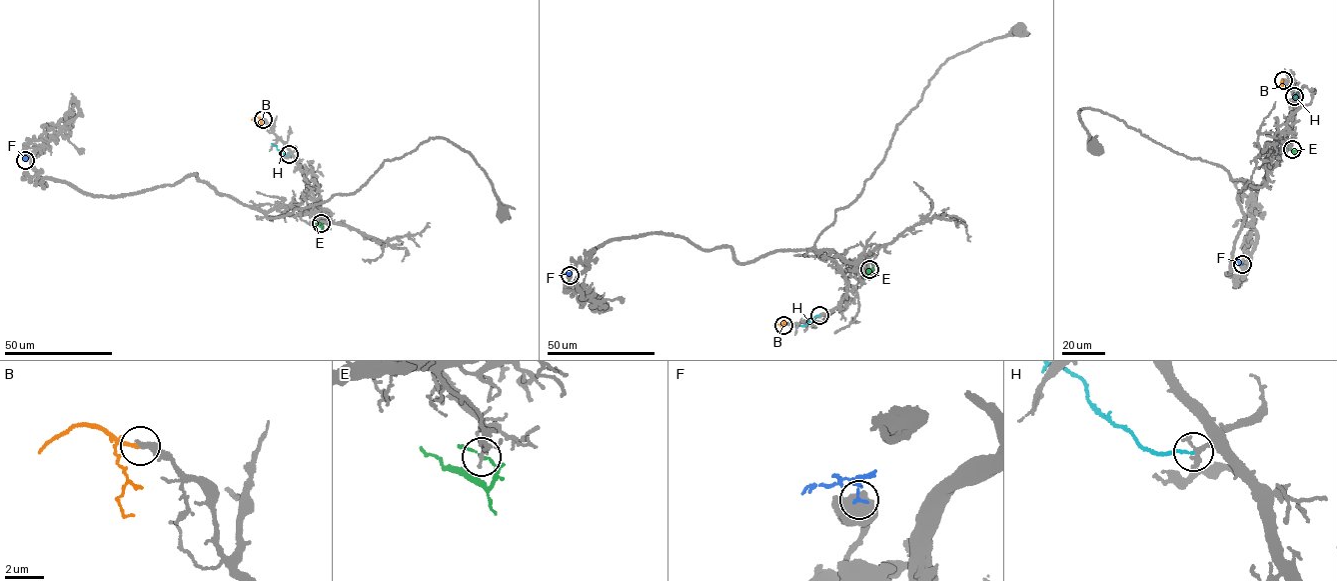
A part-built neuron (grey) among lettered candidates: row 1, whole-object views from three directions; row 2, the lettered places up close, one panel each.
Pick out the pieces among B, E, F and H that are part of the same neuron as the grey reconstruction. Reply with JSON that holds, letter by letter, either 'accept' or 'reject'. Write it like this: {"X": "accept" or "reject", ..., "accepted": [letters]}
{"B": "accept", "E": "reject", "F": "reject", "H": "reject", "accepted": ["B"]}

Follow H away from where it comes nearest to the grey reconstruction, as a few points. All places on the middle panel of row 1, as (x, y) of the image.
H: (819, 315), (800, 325)

